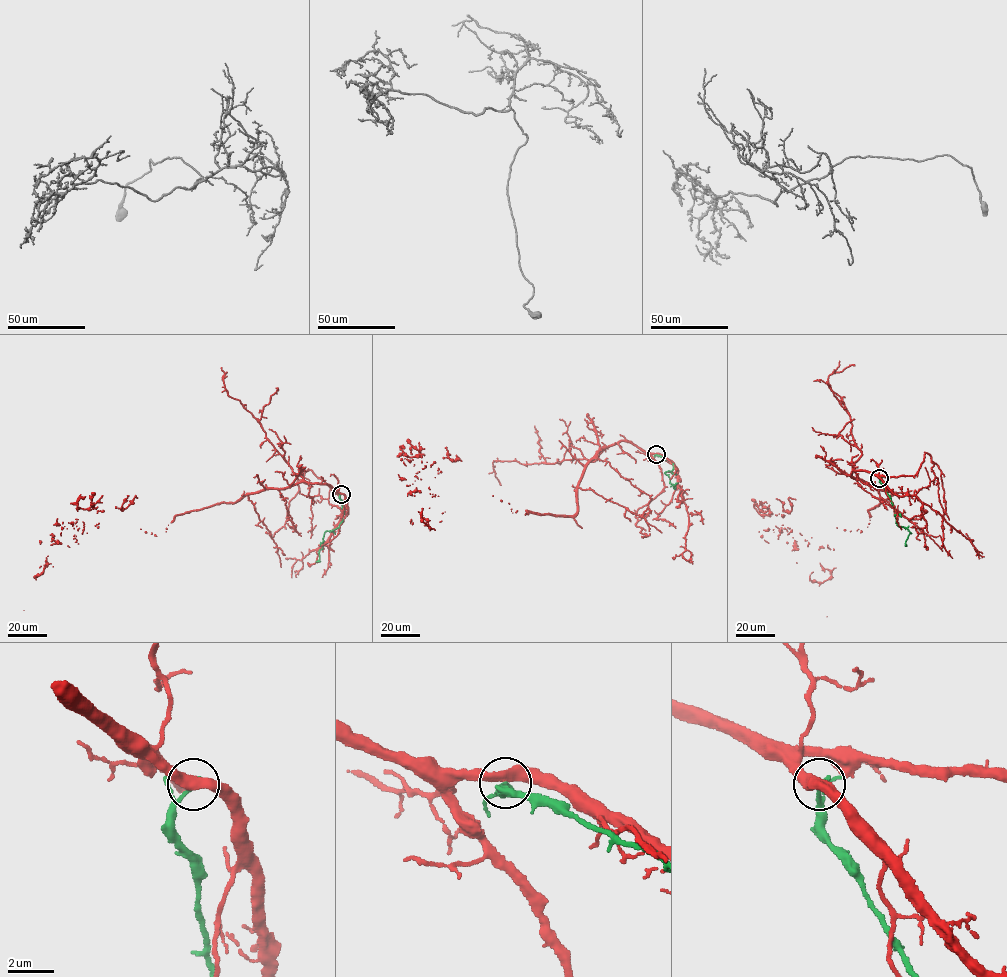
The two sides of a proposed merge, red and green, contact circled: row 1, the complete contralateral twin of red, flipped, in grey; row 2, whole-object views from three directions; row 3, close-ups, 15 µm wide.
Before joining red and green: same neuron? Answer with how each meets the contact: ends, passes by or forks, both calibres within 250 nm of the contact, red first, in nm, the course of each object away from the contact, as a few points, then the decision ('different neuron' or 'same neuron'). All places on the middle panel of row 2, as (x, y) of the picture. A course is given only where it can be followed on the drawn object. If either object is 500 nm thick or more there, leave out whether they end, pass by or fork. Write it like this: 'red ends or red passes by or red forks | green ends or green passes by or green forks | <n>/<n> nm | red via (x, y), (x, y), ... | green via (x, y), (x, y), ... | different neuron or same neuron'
red passes by | green ends | 480/220 nm | red via (656, 454), (623, 440), (601, 448), (573, 515), (525, 515), (492, 495), (441, 521), (411, 519), (429, 530) | green via (656, 454), (673, 465), (671, 471), (665, 472), (674, 488), (676, 483), (674, 485) | different neuron

